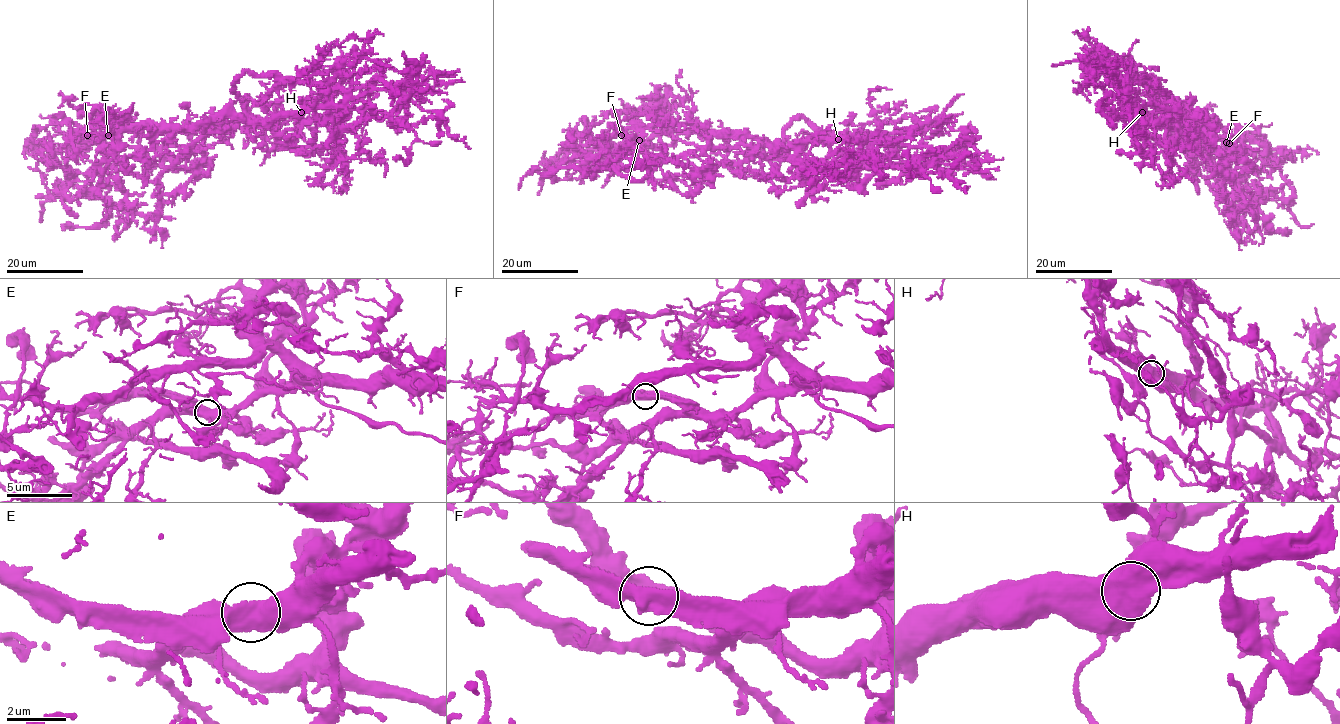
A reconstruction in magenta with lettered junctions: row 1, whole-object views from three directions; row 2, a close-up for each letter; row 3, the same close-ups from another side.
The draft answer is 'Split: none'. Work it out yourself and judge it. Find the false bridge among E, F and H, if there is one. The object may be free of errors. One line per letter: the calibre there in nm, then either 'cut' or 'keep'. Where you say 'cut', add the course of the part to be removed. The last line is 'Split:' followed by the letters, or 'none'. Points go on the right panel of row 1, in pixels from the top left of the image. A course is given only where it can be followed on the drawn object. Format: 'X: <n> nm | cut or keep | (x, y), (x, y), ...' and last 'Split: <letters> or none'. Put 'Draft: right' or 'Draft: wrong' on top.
Draft: wrong
E: 650 nm | cut | (1226, 142), (1232, 144), (1240, 136)
F: 550 nm | keep
H: 650 nm | keep
Split: E

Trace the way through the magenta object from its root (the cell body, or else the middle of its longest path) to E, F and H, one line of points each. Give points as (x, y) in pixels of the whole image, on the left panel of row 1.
E: (213, 119), (195, 126), (136, 125), (118, 129), (107, 135)
F: (213, 119), (195, 126), (148, 124), (118, 129), (113, 134), (86, 135)
H: (213, 119), (238, 117), (272, 120), (301, 112)

